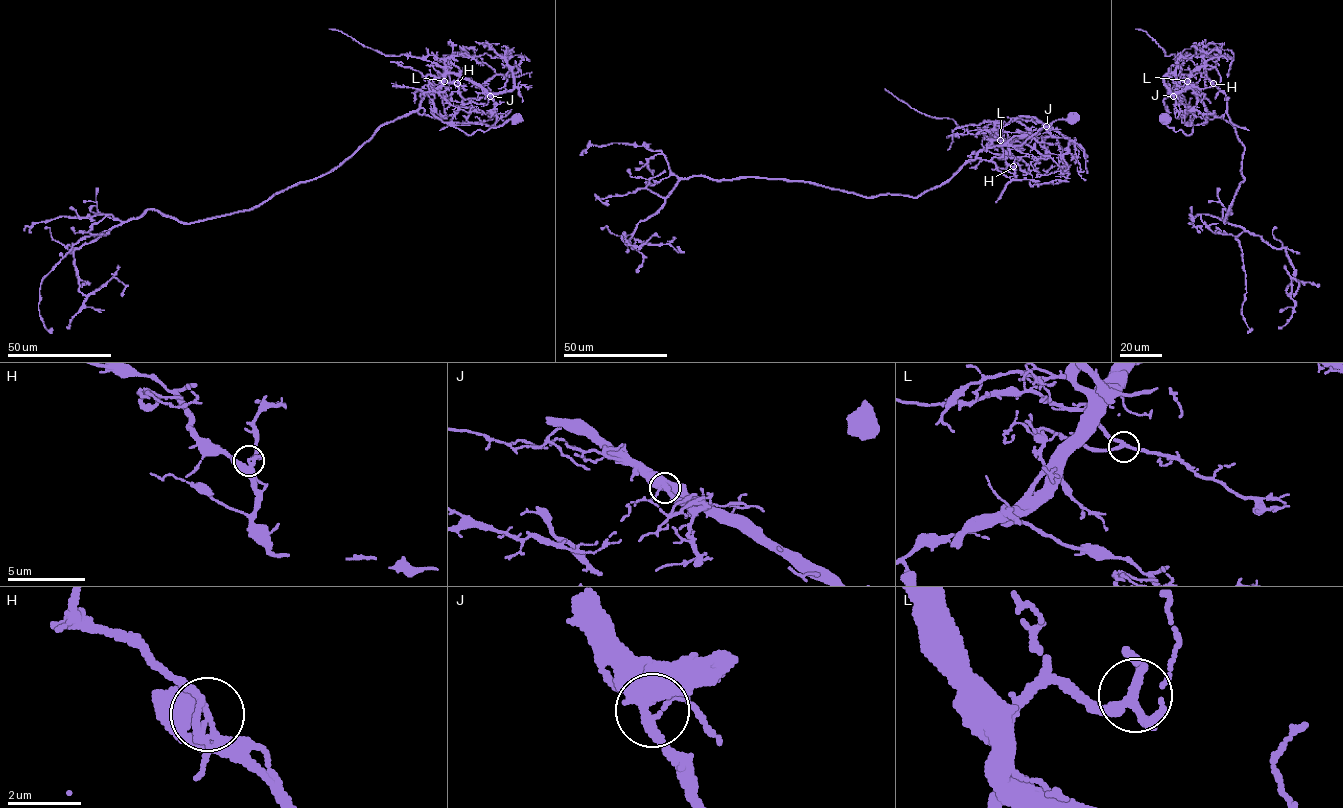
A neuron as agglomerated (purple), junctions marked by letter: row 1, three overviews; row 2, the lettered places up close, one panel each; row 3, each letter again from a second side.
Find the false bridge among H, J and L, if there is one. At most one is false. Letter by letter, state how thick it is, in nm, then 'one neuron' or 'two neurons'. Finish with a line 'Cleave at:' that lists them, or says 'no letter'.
H: 180 nm | two neurons
J: 400 nm | one neuron
L: 240 nm | one neuron
Cleave at: H

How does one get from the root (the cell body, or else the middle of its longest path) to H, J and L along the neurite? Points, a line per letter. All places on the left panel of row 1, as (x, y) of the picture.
H: (516, 118), (470, 135), (441, 121), (428, 94), (445, 73), (445, 59), (436, 56), (458, 83)
J: (516, 118), (468, 135), (431, 112), (428, 94), (447, 73), (455, 73), (477, 83), (490, 96)
L: (516, 118), (467, 135), (431, 112), (428, 94), (444, 81)

